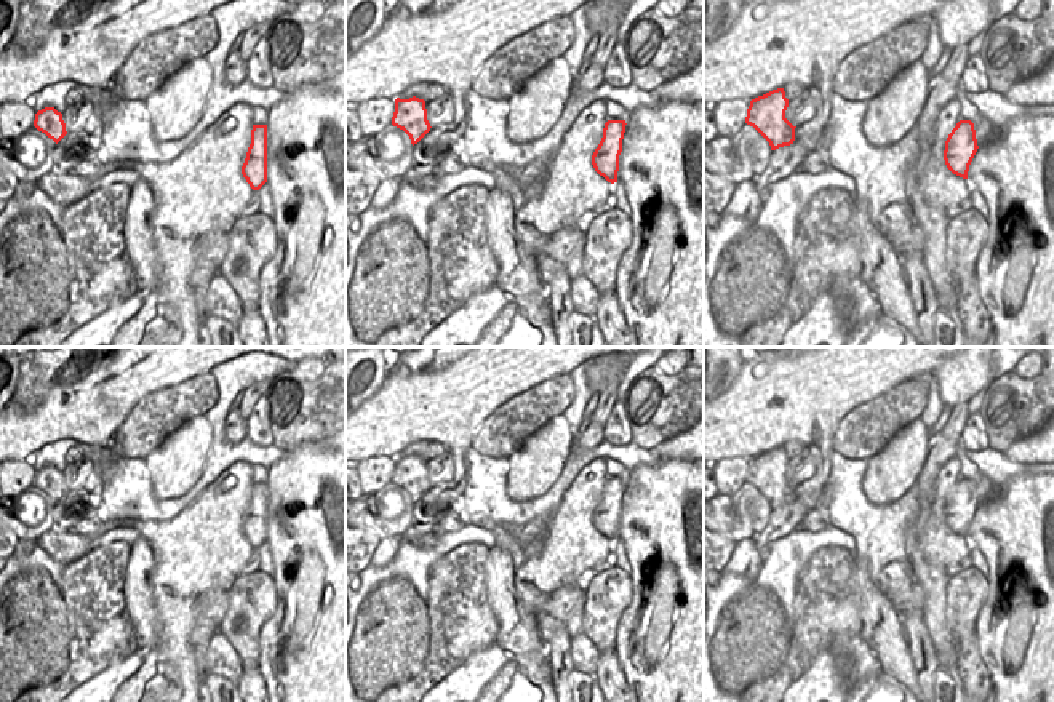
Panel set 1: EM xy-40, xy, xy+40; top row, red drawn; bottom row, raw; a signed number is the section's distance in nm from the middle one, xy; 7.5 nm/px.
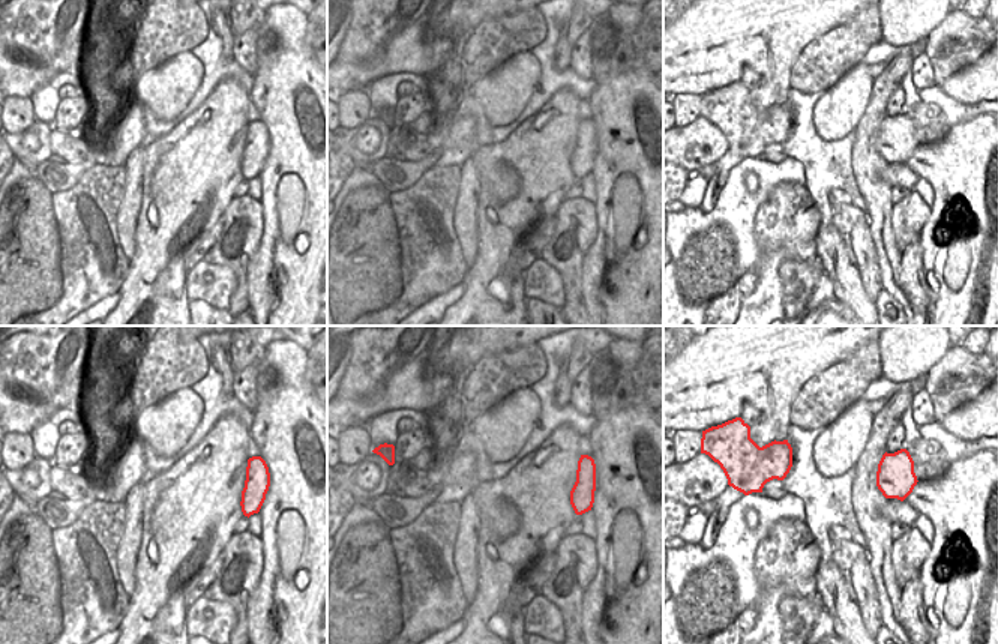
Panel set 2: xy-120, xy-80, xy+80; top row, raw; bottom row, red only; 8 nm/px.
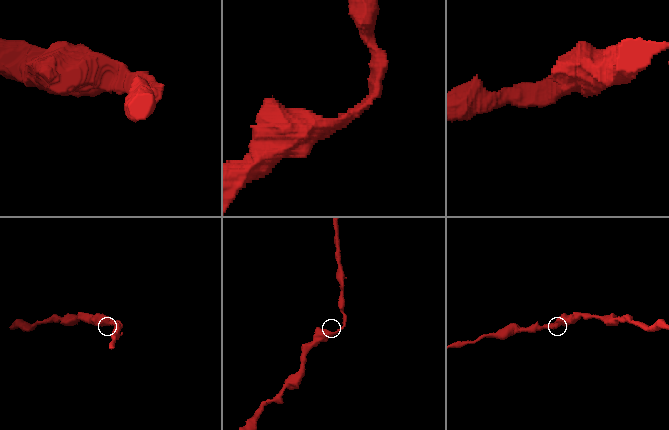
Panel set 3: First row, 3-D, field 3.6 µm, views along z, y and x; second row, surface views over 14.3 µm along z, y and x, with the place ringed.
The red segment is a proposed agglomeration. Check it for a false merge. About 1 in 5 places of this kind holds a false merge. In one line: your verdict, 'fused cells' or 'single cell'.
single cell

